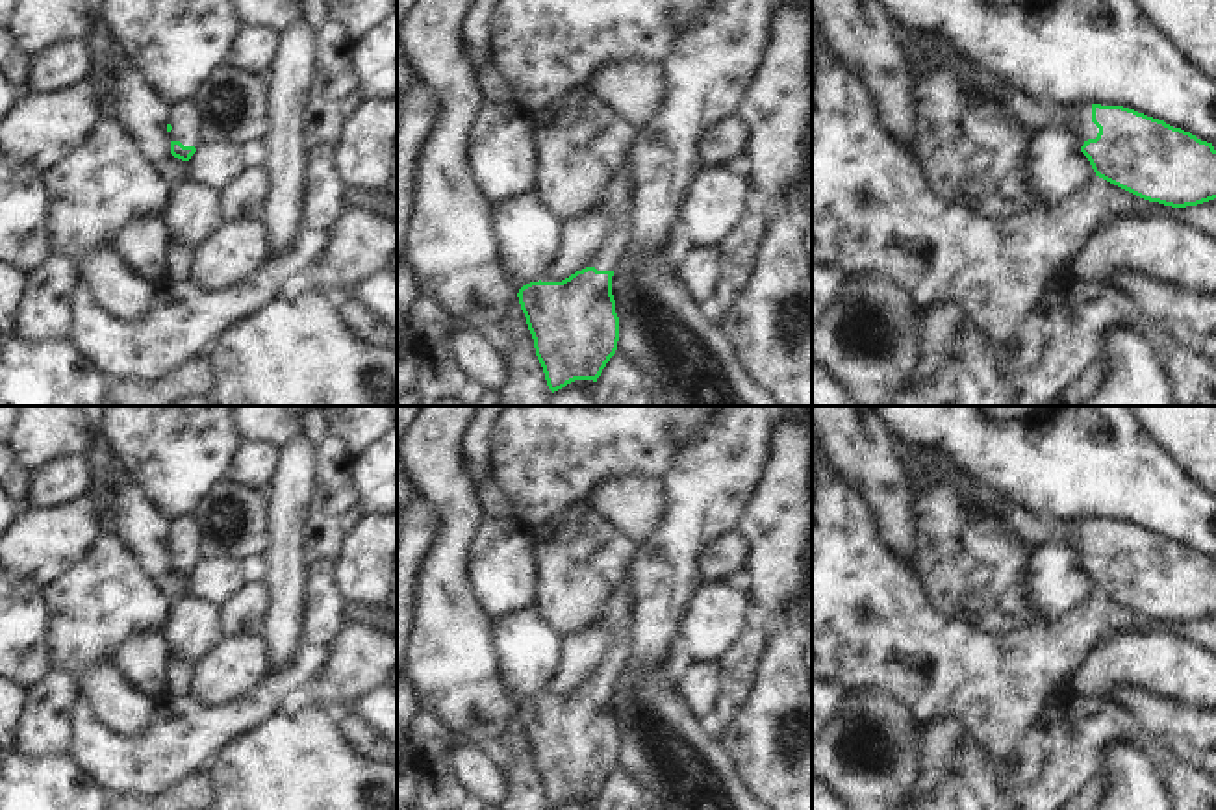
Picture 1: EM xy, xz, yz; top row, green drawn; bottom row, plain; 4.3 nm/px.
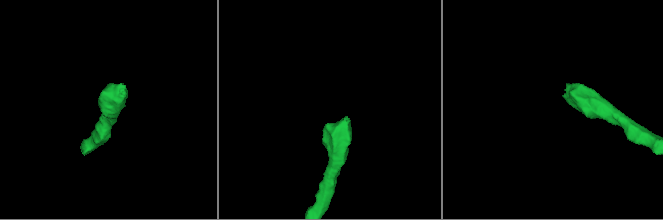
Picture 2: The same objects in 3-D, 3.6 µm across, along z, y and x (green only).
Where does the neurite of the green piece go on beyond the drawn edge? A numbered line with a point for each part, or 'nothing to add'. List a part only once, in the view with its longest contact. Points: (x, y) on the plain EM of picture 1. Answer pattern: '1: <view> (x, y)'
1: yz (1031, 529)

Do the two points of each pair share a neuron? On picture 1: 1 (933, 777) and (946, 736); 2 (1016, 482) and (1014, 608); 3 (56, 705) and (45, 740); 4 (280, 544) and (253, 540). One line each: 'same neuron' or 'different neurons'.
1: same neuron
2: different neurons
3: same neuron
4: different neurons

